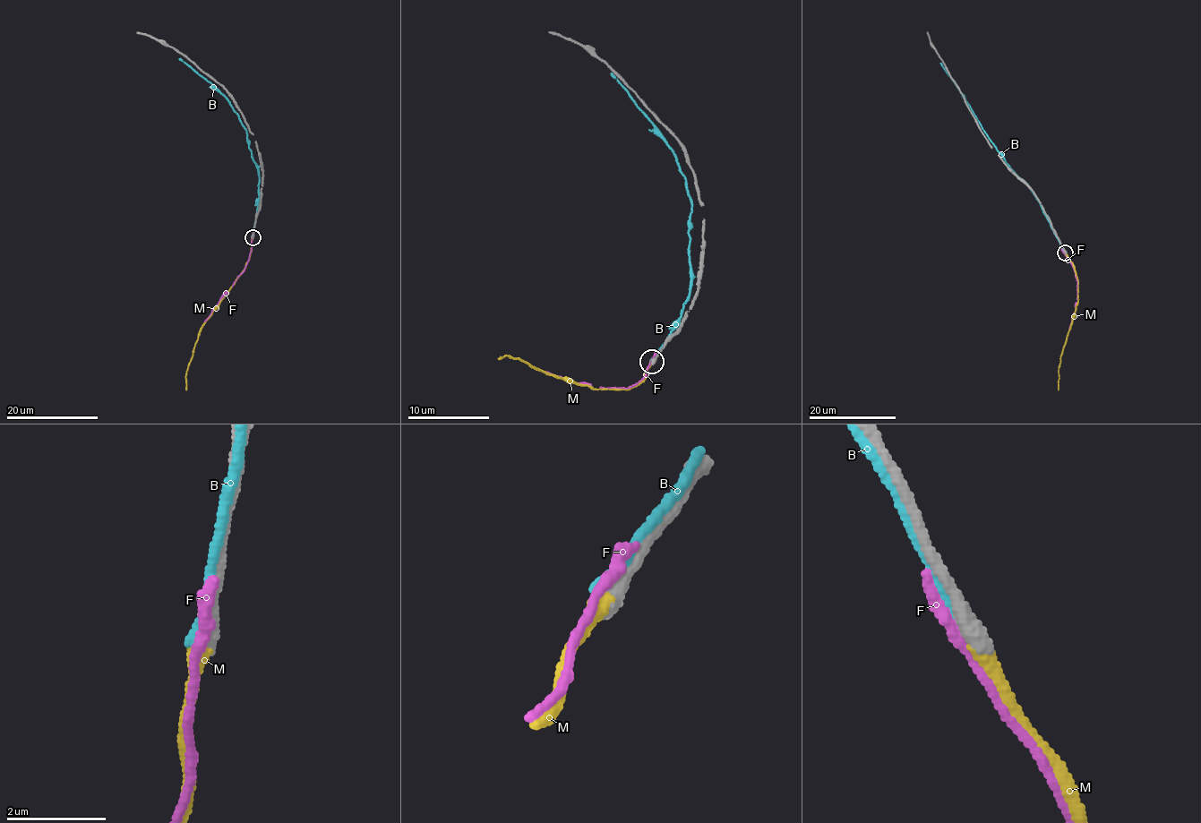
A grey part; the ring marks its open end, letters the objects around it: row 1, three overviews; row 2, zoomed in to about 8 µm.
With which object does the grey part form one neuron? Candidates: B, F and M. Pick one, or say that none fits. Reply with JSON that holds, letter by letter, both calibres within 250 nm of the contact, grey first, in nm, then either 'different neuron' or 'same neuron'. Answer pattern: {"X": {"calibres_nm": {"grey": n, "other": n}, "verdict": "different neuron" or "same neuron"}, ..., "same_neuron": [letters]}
{"B": {"calibres_nm": {"grey": 220, "other": 160}, "verdict": "different neuron"}, "F": {"calibres_nm": {"grey": 440, "other": 240}, "verdict": "different neuron"}, "M": {"calibres_nm": {"grey": 420, "other": 320}, "verdict": "same neuron"}, "same_neuron": ["M"]}

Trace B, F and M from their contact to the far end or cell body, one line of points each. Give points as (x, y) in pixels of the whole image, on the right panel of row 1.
B: (1062, 245), (1037, 197), (1004, 159), (939, 63)
F: (1063, 251), (1073, 268), (1077, 286), (1076, 311), (1068, 329)
M: (1065, 252), (1075, 269), (1078, 301), (1058, 368), (1059, 390)

